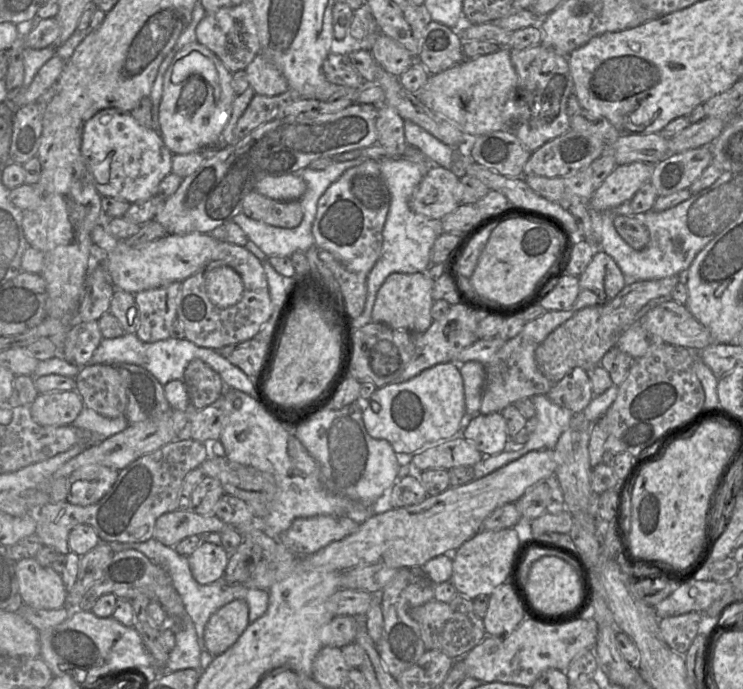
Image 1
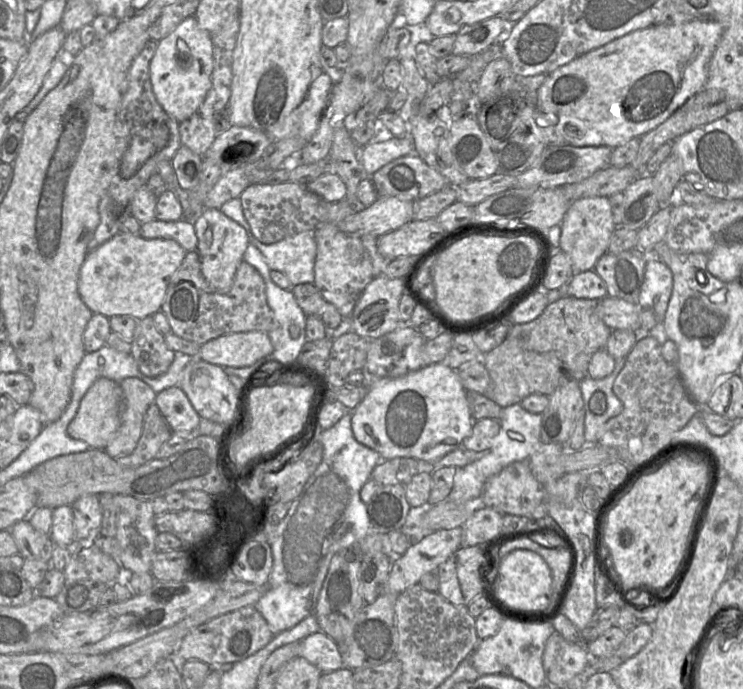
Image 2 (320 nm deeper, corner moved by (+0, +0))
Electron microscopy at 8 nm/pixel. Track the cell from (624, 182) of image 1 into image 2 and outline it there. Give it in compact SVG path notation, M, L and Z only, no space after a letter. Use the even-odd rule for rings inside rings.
M586 197L572 202L561 223L559 249L570 259L573 275L594 270L597 261L608 249L610 238L616 225L608 197Z

